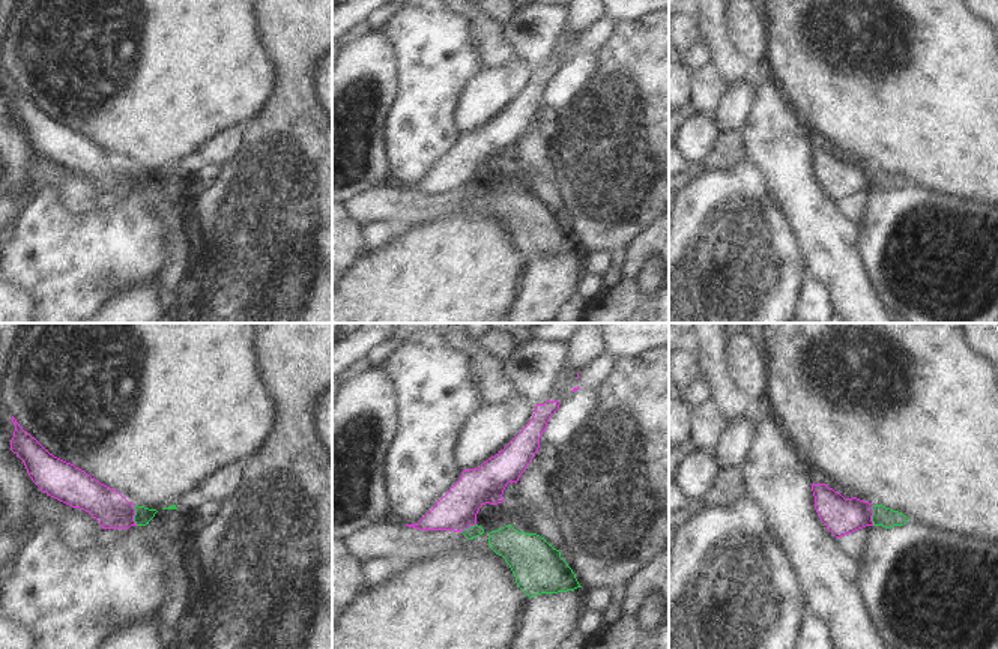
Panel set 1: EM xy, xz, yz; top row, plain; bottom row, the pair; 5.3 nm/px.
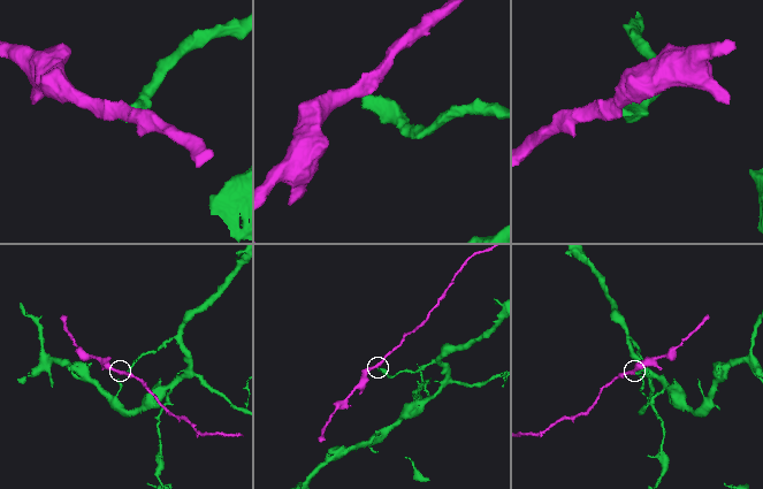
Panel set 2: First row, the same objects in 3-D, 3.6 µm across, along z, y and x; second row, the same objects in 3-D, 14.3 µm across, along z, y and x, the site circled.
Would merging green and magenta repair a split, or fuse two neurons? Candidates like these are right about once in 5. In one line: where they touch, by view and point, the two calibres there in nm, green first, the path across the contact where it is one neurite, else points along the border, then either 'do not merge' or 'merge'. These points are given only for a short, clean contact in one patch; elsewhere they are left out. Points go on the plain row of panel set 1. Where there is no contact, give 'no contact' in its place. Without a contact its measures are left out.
xy (134, 179) | 90/190 nm | along xy (134, 169), (134, 185), (137, 188) | do not merge

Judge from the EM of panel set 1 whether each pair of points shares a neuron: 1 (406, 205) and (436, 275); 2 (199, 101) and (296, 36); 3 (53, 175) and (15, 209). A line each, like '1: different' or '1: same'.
1: different
2: different
3: same

